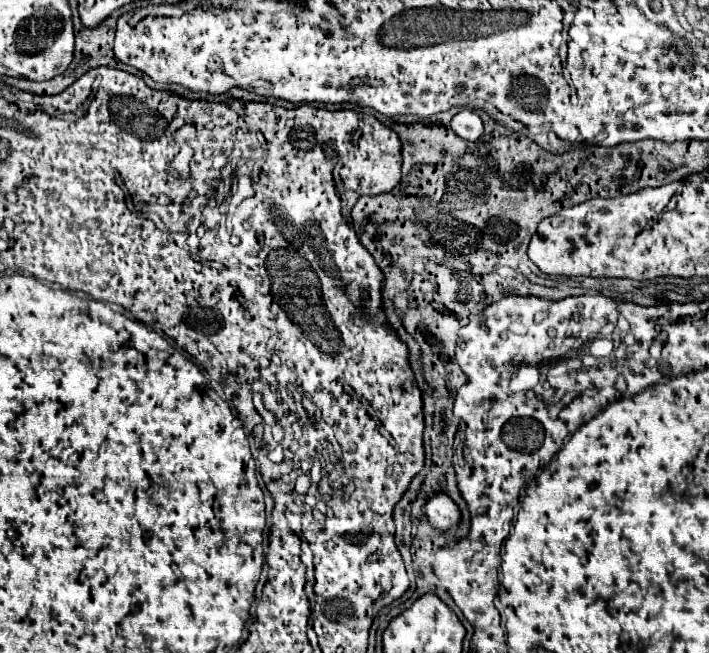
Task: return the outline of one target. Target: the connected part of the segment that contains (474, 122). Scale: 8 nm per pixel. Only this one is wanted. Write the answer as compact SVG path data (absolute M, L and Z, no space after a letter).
M462 110L462 112L458 112L458 114L452 118L450 126L452 126L452 130L454 130L460 138L470 140L470 142L478 140L478 138L484 134L482 118L480 118L476 112L472 112L472 110Z

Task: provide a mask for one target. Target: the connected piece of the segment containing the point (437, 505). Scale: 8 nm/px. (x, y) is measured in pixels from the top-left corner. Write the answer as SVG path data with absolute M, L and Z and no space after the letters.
M446 494L432 496L426 502L424 512L428 516L428 522L438 530L450 530L460 522L460 510Z

